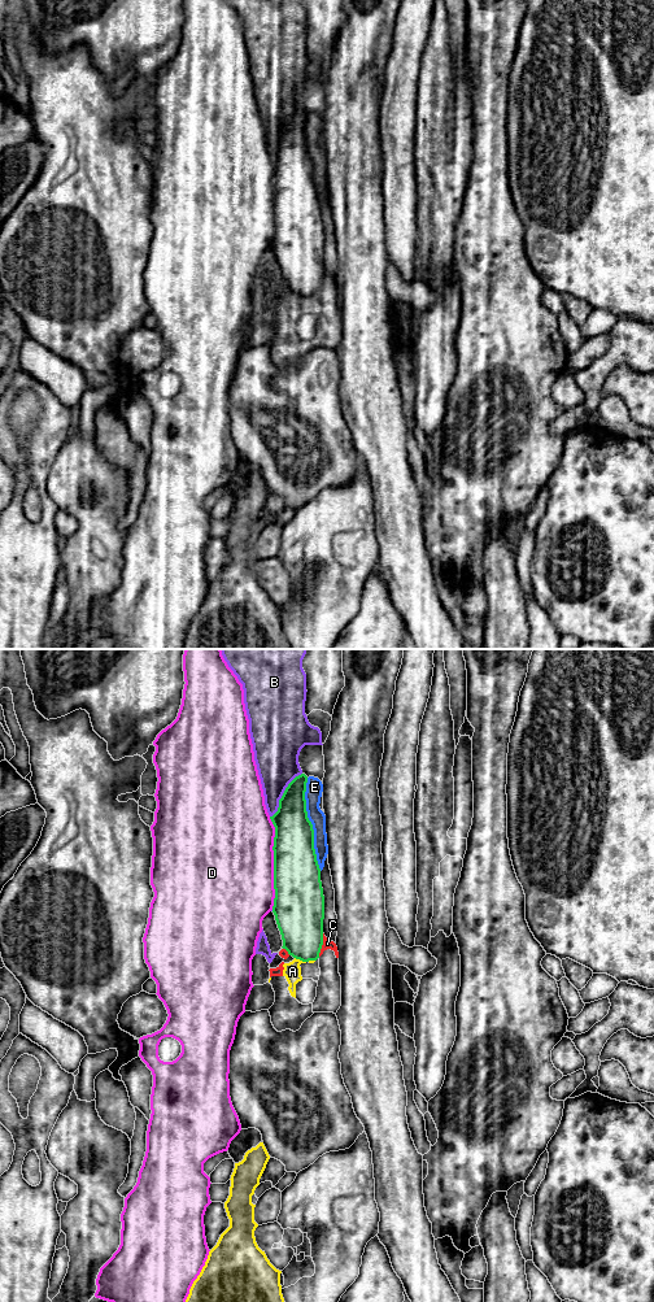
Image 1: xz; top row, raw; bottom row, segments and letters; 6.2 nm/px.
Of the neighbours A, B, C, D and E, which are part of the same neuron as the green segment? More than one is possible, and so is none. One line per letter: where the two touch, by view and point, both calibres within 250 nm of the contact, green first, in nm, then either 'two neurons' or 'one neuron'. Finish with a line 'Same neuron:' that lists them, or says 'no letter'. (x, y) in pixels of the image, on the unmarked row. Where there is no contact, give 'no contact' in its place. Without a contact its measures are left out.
A: xz (300, 295) | 280/110 nm | two neurons
B: xz (283, 130) | 240/280 nm | two neurons
C: xz (322, 279) | 300/60 nm | two neurons
D: xz (274, 199) | 300/500 nm | two neurons
E: xz (312, 160) | 280/110 nm | two neurons
Same neuron: no letter

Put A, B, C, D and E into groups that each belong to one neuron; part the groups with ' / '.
A C / B / D / E

